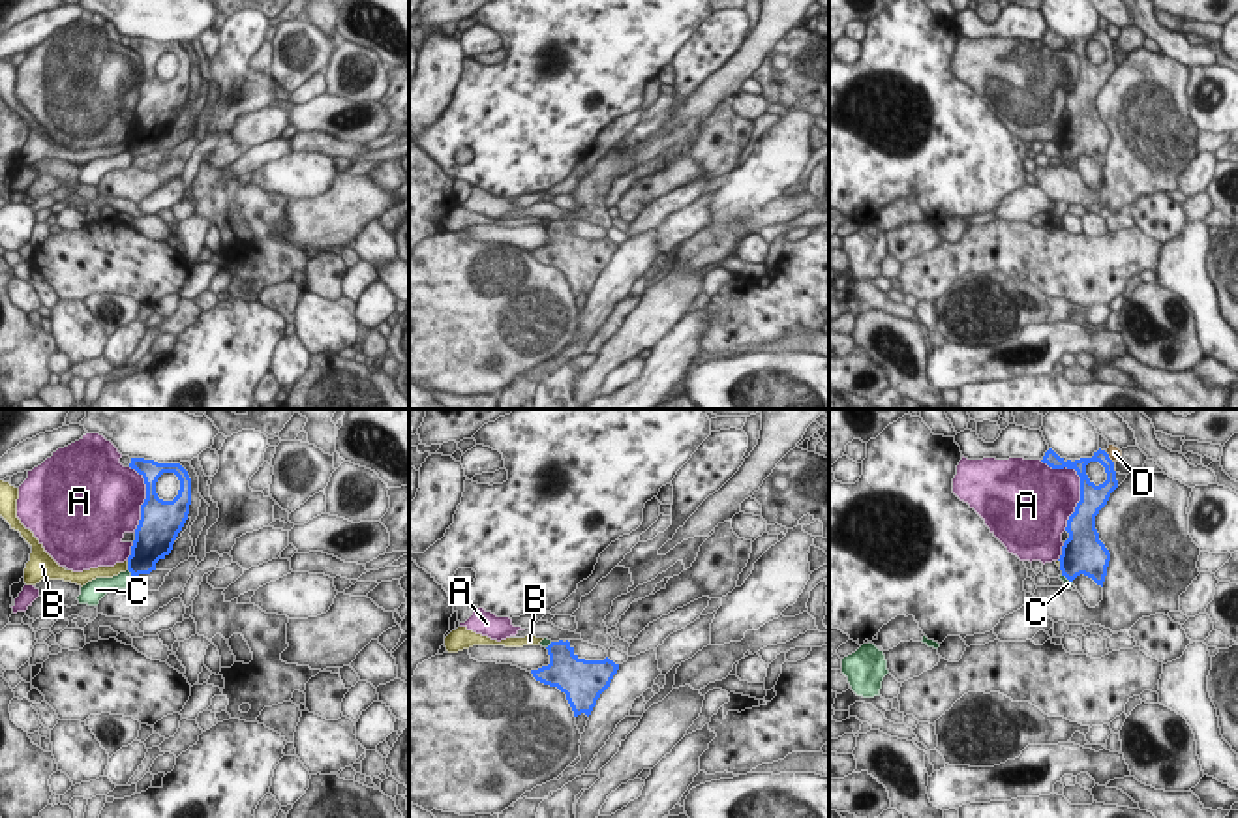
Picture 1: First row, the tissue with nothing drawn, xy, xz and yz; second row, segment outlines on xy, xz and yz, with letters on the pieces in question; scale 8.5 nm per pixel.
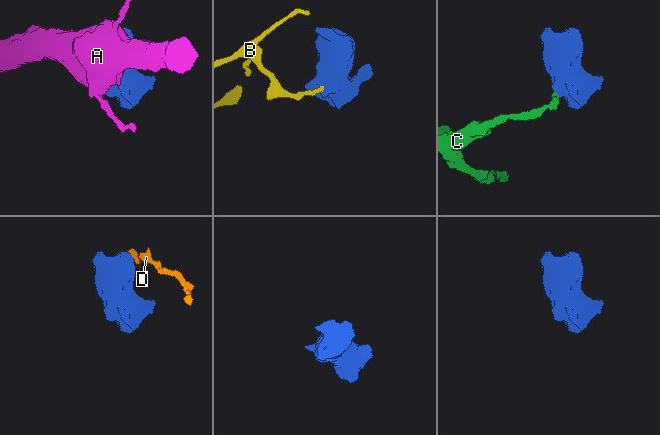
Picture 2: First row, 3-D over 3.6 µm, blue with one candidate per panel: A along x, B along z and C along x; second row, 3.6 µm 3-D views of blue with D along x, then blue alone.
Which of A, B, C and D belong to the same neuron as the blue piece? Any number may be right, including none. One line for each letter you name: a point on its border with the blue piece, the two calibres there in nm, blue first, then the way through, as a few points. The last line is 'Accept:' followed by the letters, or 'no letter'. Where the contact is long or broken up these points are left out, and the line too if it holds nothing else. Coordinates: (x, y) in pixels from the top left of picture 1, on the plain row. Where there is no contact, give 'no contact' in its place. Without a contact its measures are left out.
Accept: no letter

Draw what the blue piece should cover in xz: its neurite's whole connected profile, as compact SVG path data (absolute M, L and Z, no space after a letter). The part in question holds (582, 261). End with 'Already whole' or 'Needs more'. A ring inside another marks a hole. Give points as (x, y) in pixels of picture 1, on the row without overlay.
M551 221L548 227L550 244L531 250L544 265L557 266L566 274L574 296L591 295L600 274L610 266L619 244L610 240L585 240L574 233L570 221Z. Already whole

